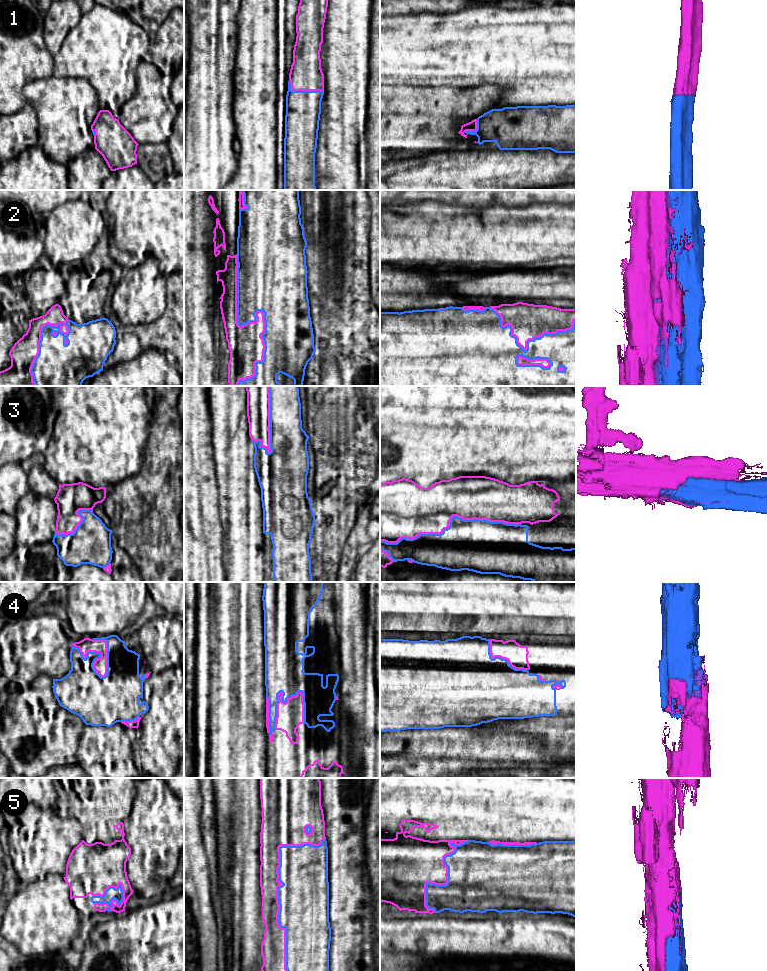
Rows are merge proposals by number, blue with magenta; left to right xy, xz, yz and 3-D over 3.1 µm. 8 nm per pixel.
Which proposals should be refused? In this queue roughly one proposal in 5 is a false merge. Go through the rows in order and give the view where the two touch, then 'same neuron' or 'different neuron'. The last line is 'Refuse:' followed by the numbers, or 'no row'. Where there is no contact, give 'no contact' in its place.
1: contact in xz; same neuron
2: contact in xz; different neuron
3: contact in yz; same neuron
4: contact in xy; same neuron
5: contact in xz; same neuron
Refuse: 2

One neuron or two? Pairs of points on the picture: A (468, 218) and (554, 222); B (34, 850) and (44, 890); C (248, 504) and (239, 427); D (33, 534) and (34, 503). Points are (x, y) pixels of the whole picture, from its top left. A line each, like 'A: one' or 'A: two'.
A: one
B: two
C: one
D: one

